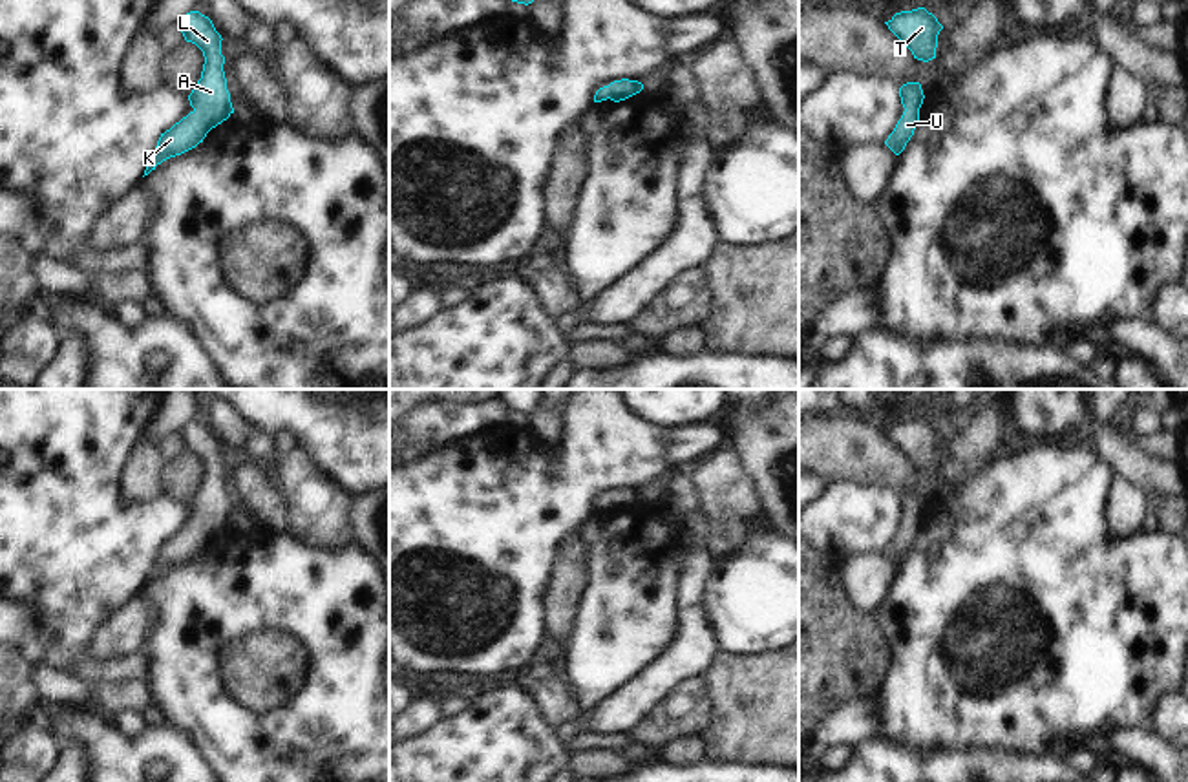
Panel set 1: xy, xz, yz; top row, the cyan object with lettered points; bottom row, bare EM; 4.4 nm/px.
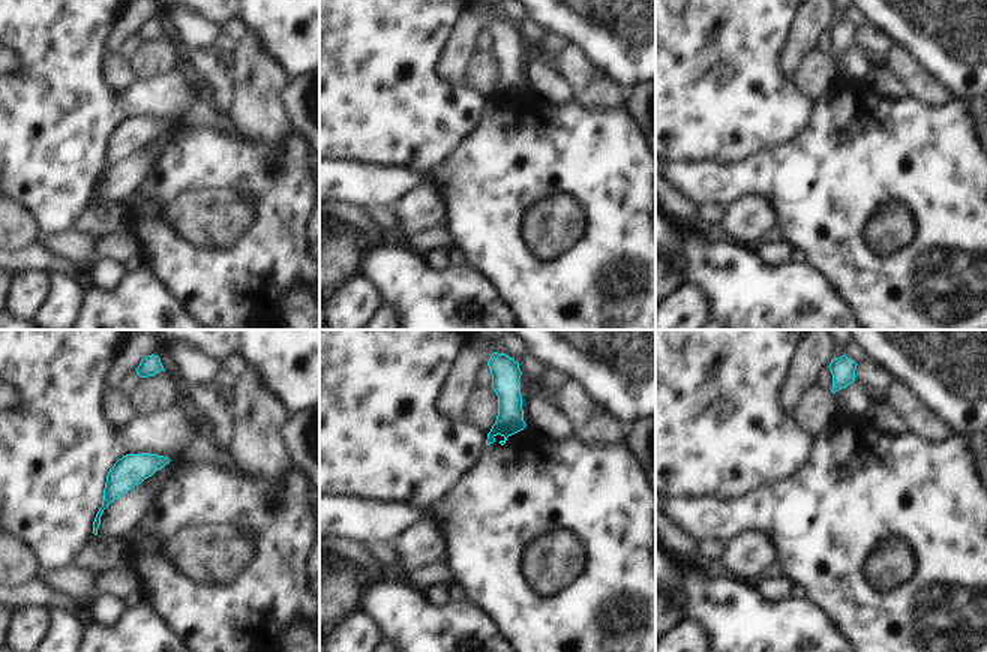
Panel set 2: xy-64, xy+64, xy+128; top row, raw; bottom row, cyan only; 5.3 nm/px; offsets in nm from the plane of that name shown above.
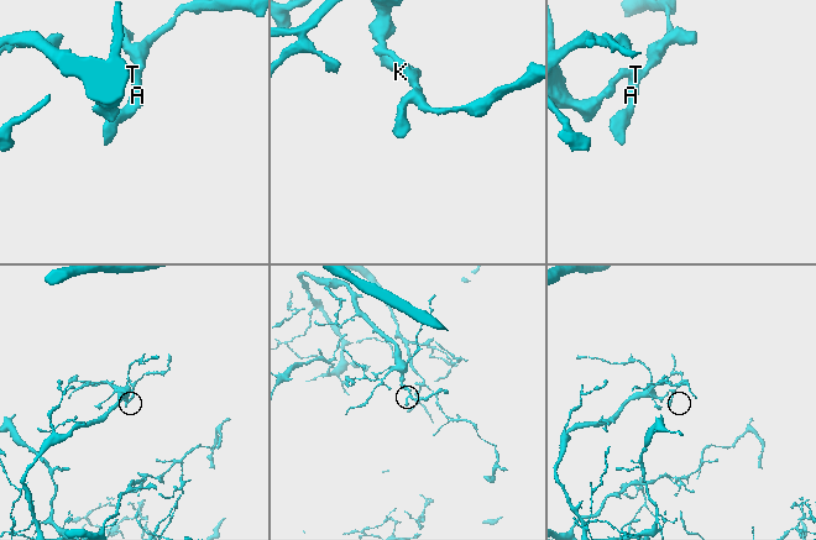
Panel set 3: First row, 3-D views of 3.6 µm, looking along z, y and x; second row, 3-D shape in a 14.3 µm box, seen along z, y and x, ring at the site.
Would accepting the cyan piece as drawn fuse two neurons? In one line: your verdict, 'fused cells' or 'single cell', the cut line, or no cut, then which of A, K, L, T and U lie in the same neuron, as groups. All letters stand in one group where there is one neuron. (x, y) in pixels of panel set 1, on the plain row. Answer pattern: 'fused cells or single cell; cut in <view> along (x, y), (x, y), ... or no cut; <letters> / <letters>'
single cell; no cut; A K L T U

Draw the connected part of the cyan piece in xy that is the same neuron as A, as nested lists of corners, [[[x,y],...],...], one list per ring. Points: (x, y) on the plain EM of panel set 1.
[[[190,420],[177,431],[177,435],[185,449],[196,453],[203,460],[205,473],[201,488],[188,504],[194,519],[161,543],[144,585],[155,579],[163,570],[196,557],[212,537],[234,523],[223,481],[223,448],[216,440],[212,429],[199,420]]]

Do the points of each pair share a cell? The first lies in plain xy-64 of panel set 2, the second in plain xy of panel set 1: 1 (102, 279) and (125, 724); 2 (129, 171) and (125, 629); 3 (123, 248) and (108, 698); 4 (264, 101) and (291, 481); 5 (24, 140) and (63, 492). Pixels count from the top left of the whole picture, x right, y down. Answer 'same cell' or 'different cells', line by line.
1: same cell
2: same cell
3: same cell
4: same cell
5: same cell

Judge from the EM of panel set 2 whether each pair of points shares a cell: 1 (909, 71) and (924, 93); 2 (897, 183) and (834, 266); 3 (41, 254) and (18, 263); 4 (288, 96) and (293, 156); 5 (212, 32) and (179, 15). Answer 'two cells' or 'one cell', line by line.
1: one cell
2: one cell
3: one cell
4: two cells
5: one cell

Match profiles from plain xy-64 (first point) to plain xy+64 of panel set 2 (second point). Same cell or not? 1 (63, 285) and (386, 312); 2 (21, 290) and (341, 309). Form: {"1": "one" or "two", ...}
{"1": "one", "2": "one"}

